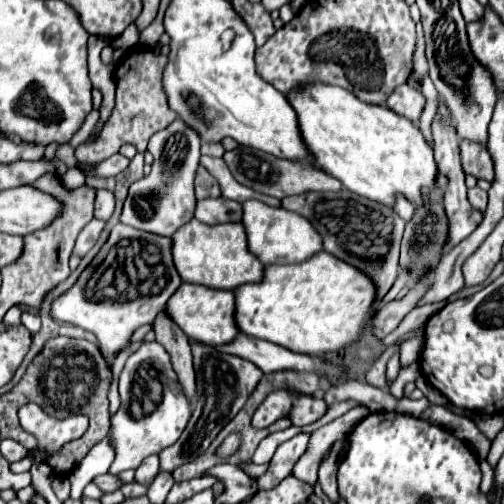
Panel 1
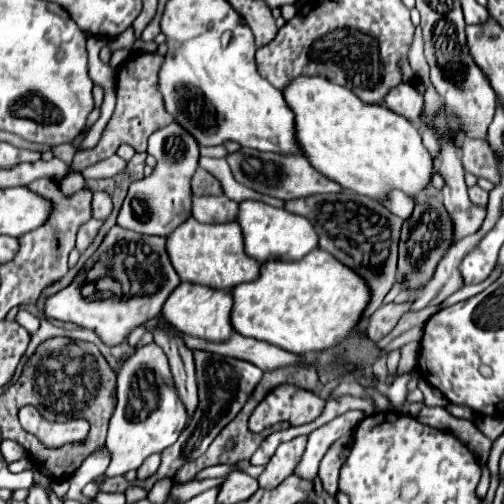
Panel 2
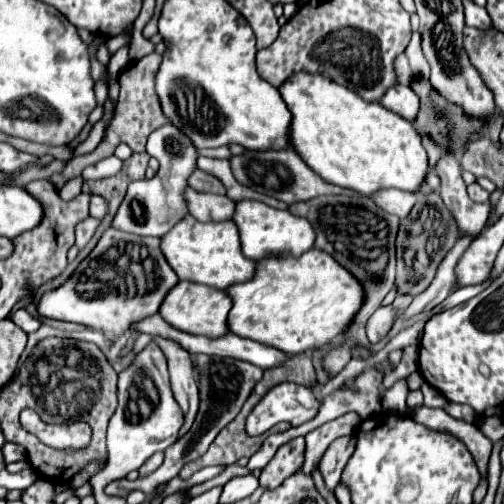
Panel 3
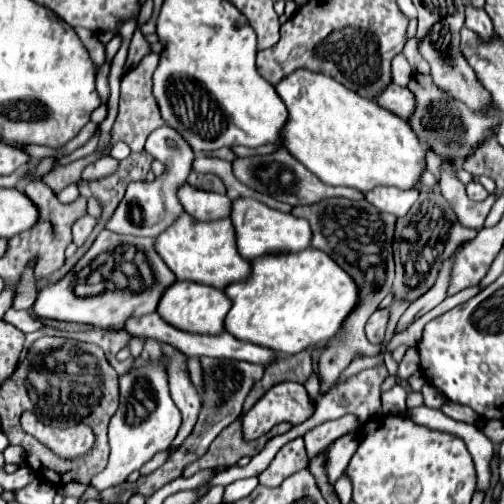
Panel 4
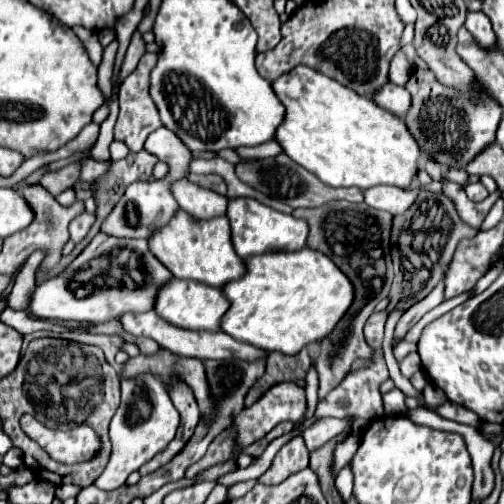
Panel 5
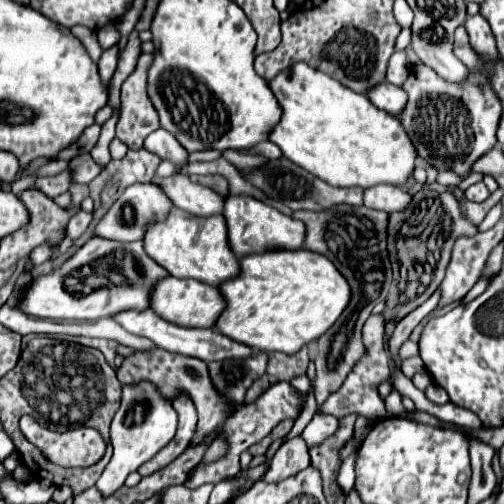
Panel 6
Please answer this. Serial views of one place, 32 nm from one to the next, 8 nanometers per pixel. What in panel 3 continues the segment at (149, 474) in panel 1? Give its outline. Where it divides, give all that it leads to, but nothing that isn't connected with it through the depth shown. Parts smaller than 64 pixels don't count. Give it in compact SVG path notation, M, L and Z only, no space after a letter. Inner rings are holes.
M160 452L160 454L156 454L156 456L150 456L150 458L140 466L140 470L138 470L138 472L140 472L140 476L148 476L148 474L152 474L152 472L162 464L162 458L164 458L164 456L162 456L162 452Z

